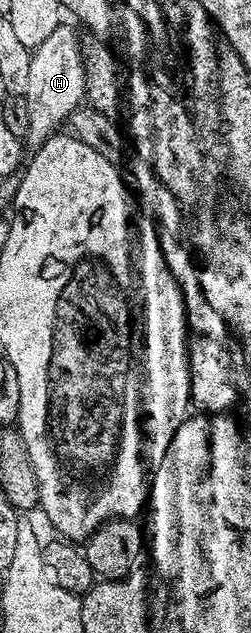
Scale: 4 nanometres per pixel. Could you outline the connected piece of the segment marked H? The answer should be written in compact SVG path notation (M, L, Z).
M62 25L31 52L27 84L23 94L26 110L30 113L30 129L26 140L29 148L43 145L51 135L57 134L59 125L67 124L68 118L85 102L84 53L82 39L76 36L77 28Z

